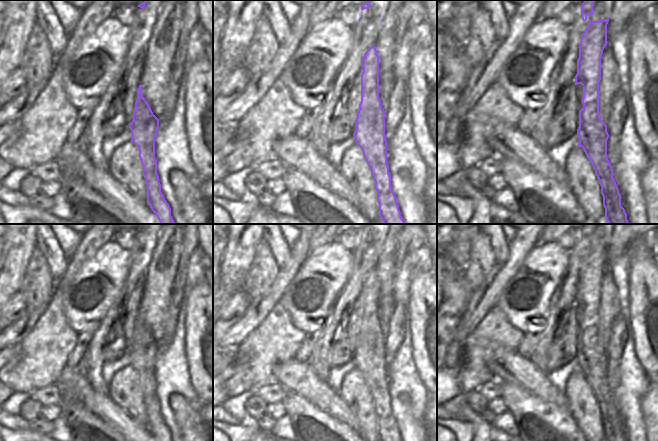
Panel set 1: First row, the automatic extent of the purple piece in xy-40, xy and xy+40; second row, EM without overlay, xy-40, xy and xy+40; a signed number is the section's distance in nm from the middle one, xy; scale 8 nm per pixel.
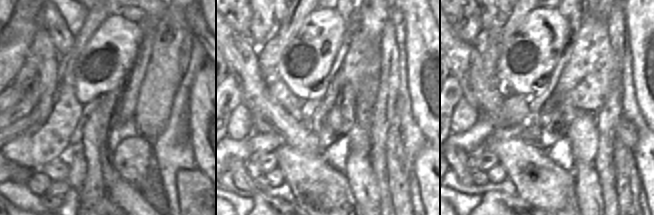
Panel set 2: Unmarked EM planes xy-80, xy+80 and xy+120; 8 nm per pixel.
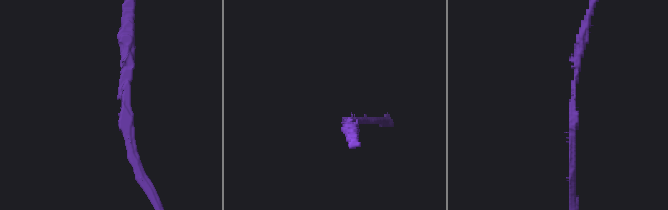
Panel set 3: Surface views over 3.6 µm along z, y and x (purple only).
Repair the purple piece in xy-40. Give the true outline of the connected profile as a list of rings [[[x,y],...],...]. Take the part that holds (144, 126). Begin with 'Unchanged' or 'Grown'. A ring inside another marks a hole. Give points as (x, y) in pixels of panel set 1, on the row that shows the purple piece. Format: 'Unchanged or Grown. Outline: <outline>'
Unchanged. Outline: [[[141,84],[137,90],[133,120],[129,128],[131,142],[137,146],[143,166],[143,176],[147,186],[147,203],[160,224],[175,224],[171,216],[171,208],[161,192],[161,184],[157,174],[155,138],[159,128],[159,119],[153,114],[149,104],[141,94]]]

